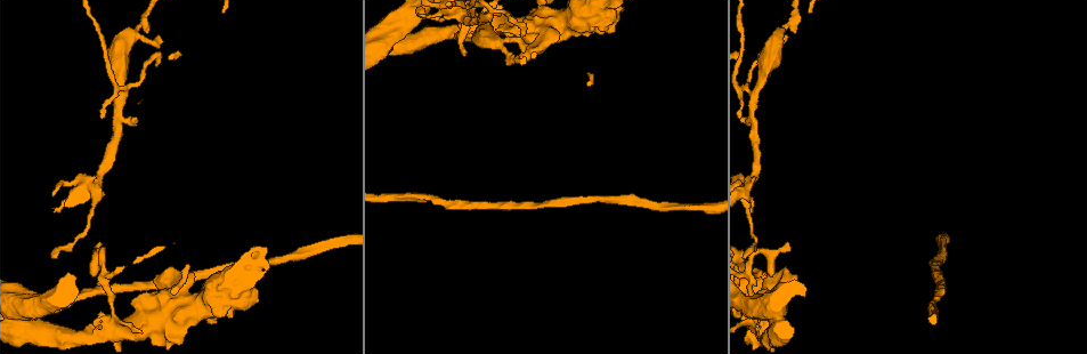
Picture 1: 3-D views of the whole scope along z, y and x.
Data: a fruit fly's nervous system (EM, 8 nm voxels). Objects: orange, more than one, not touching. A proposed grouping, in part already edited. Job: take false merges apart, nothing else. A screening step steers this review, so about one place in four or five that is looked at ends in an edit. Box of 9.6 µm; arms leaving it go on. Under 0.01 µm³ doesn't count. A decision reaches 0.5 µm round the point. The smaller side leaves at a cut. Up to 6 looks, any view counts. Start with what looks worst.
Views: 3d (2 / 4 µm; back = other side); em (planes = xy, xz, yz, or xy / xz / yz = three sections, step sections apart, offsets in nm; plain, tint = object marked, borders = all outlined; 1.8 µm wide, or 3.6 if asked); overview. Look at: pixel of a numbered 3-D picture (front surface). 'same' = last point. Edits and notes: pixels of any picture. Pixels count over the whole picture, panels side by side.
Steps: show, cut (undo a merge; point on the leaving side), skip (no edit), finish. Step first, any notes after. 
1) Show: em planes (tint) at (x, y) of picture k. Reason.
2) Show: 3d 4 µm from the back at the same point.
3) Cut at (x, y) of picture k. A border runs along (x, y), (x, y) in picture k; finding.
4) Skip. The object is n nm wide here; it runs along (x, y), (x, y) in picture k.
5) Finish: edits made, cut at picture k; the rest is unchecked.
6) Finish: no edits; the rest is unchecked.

Show: em 3.6 µm planes (tint) at (771, 310) of picture 1. Four arms meet.

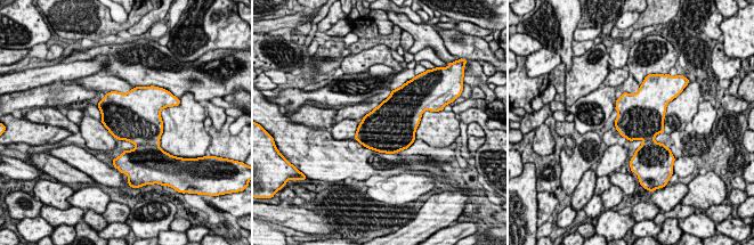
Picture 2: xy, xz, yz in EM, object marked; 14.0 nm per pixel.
Cut at (143, 127) of picture 2. The object is 650 nm wide here; a border runs along (157, 143), (137, 145) in picture 2; a second neuron is stuck on.

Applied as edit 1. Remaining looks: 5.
Show: overview. See it whole again.

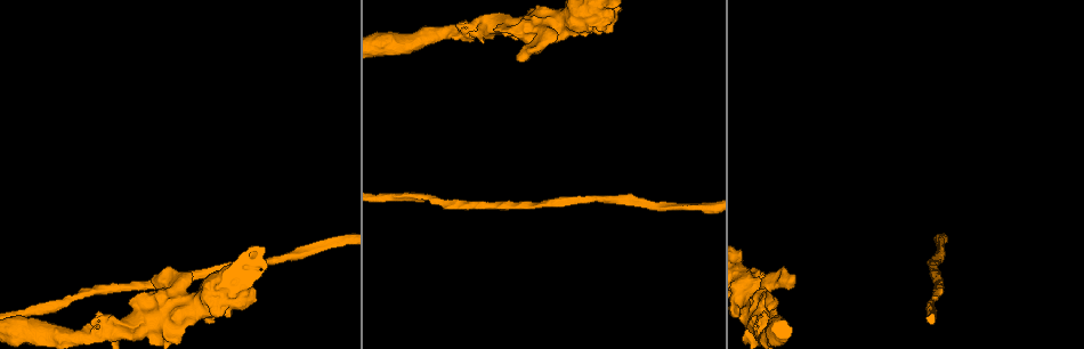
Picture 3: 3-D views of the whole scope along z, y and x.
Show: 3d 4 µm at (601, 16) of picture 3.

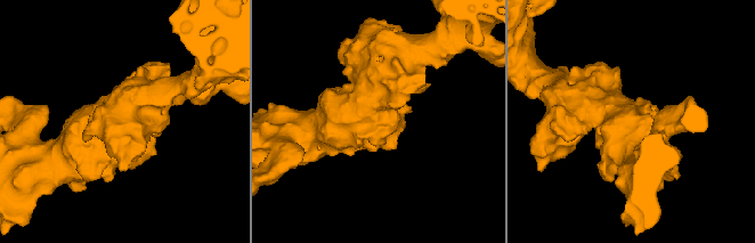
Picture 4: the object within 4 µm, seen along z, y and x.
Show: em 3.6 µm planes (plain) at (374, 120) of picture 4. Need the tissue.

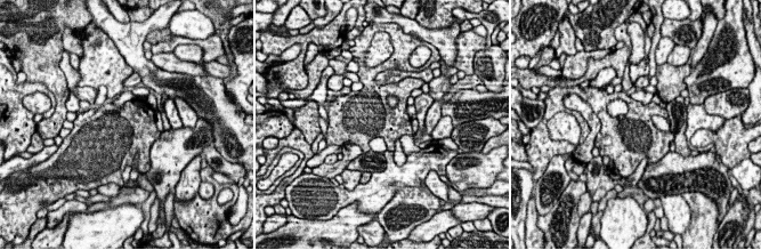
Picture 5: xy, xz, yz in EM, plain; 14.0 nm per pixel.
Show: em 3.6 µm planes (tint) at the same point.

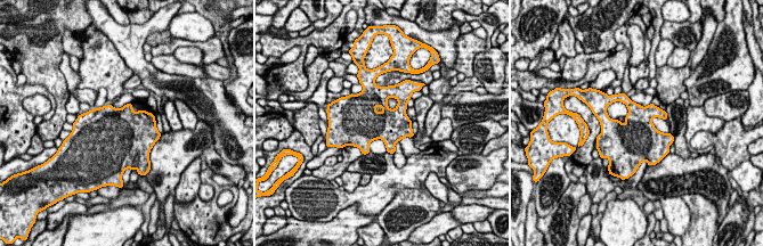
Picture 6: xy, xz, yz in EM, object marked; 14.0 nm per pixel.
Skip. All the same neuron.

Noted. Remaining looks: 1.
Finish: edits made, cut at picture 2; the rest is unchecked.

